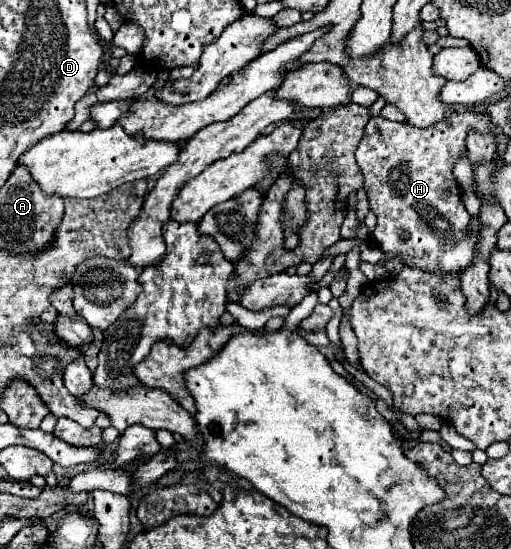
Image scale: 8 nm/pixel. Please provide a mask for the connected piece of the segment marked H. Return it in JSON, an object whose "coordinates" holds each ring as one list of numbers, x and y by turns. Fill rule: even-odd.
{"coordinates":[[473,111,453,113,425,129,387,121,381,115,369,119,355,155,365,177,363,187,367,189,371,211,377,215,377,227,371,237,385,253,385,261,399,257,403,265,429,273,463,273,471,267,477,233,469,233,469,217,453,177,453,165,465,153,469,129,489,133,493,123,485,113]]}

